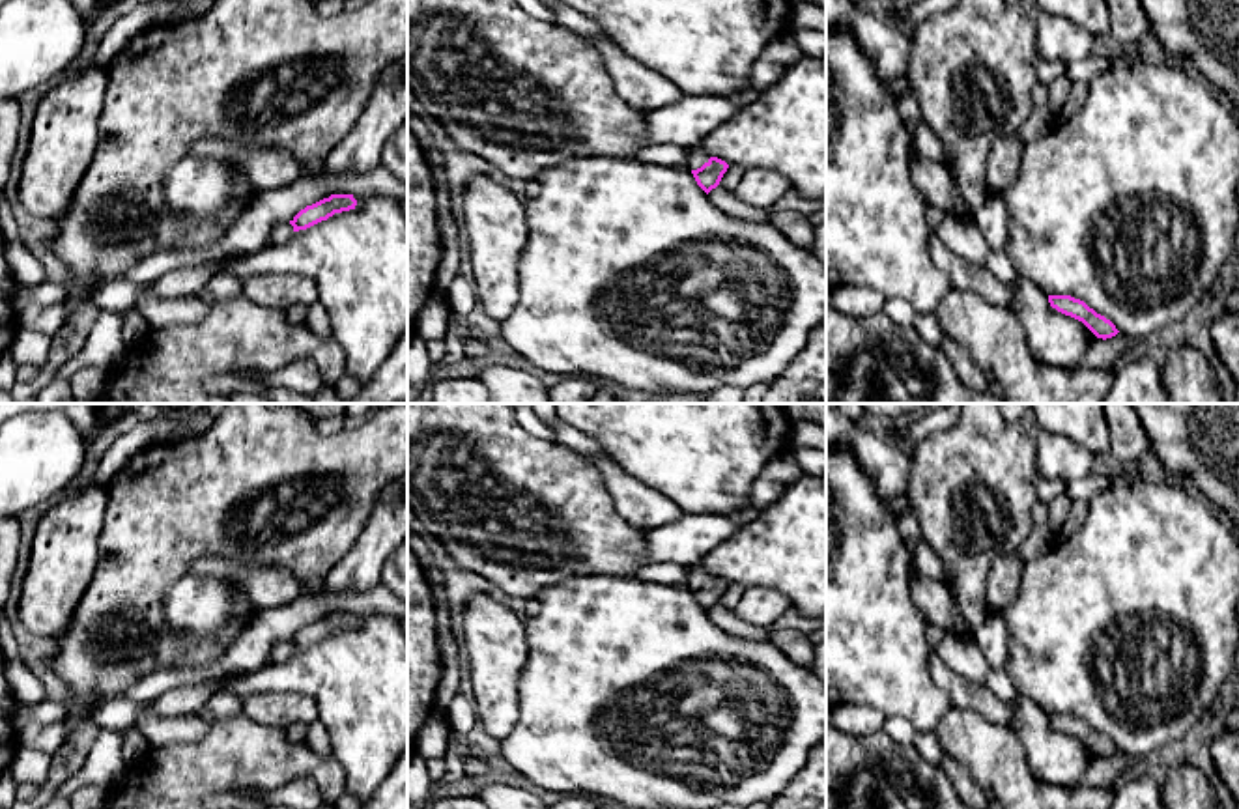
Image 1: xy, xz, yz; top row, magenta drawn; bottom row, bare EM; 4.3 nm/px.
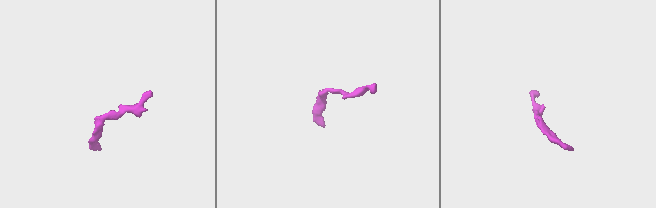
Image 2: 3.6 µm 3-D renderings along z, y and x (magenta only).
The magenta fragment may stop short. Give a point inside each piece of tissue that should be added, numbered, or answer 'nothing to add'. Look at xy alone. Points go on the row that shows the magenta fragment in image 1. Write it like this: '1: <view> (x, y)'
1: xy (281, 232)

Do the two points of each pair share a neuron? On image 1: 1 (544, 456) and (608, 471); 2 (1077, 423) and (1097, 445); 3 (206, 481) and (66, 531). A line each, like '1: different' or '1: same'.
1: different
2: same
3: different

